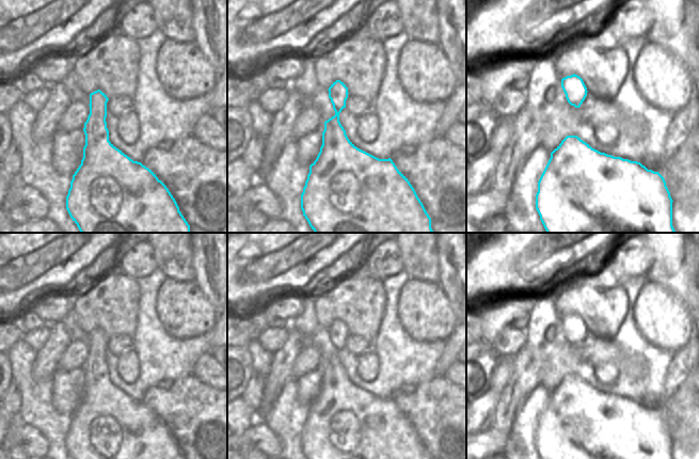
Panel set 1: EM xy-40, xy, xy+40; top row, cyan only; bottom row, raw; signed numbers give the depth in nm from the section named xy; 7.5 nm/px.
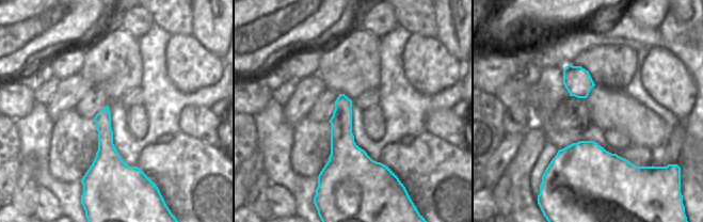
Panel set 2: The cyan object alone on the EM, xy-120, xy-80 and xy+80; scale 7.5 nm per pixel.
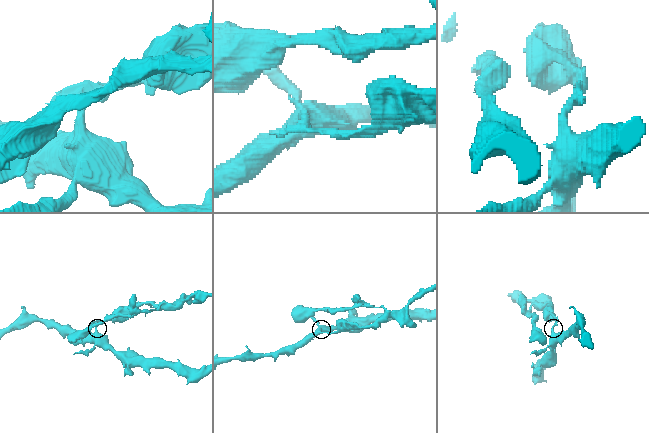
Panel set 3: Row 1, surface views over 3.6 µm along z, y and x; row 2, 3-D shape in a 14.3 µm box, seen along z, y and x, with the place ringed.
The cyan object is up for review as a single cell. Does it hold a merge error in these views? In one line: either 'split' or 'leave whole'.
split

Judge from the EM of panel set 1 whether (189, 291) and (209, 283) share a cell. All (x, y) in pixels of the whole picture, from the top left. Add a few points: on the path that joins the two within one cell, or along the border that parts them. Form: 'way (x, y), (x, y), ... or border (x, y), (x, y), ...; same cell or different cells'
border (191, 281), (197, 286), (212, 307); different cells

